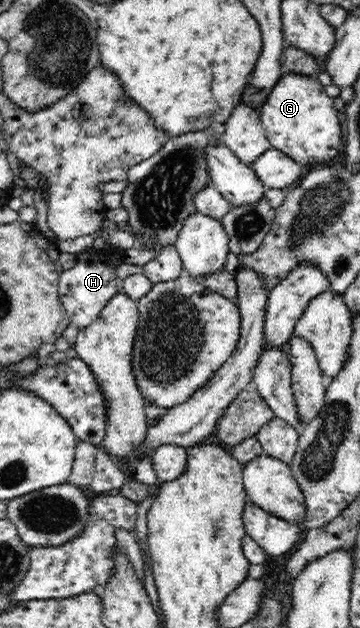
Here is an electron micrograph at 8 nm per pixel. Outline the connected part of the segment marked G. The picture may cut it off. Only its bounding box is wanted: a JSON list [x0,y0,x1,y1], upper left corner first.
[260,73,342,164]

